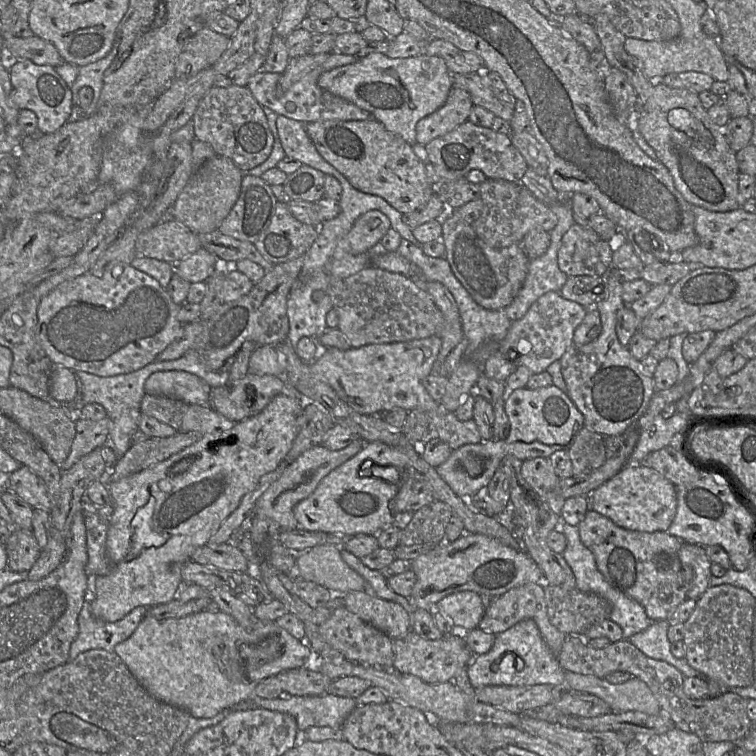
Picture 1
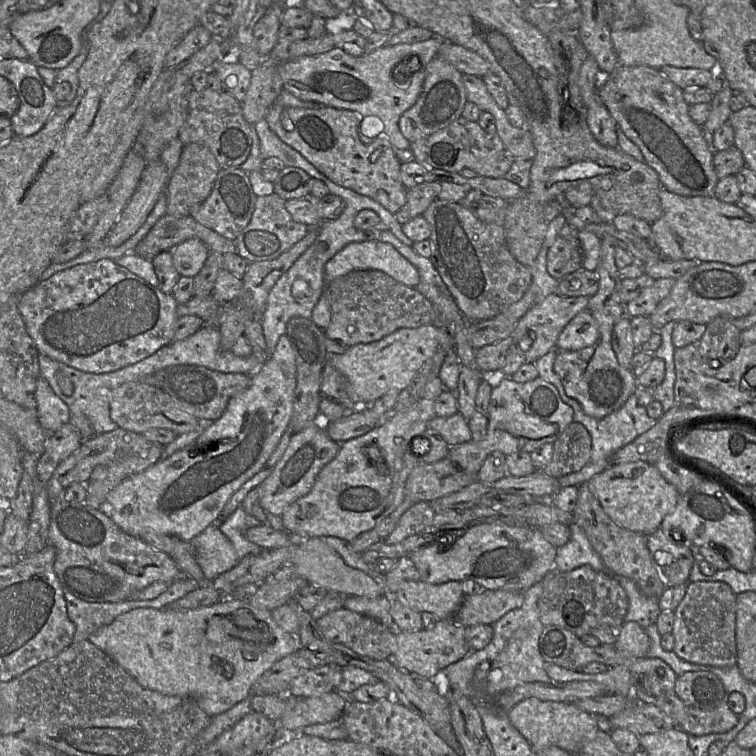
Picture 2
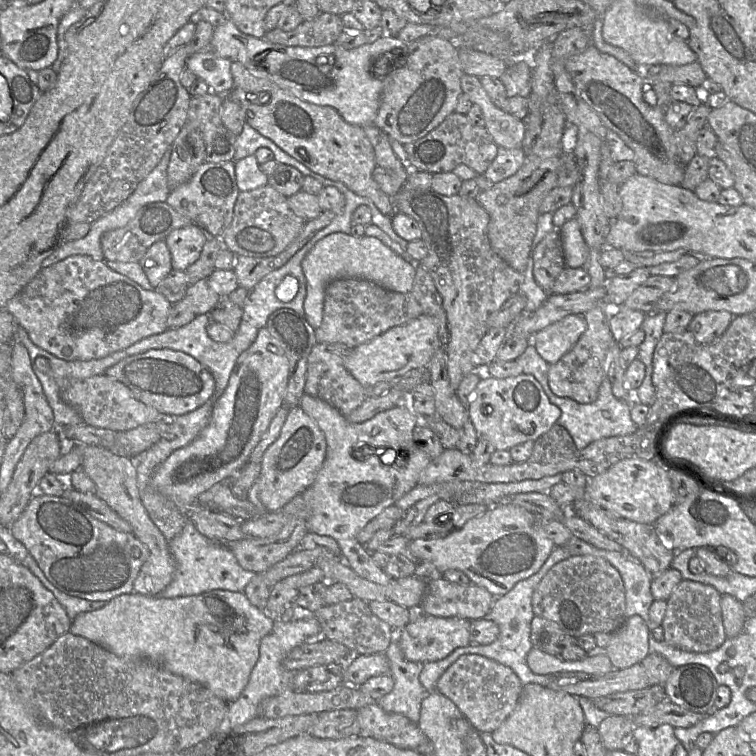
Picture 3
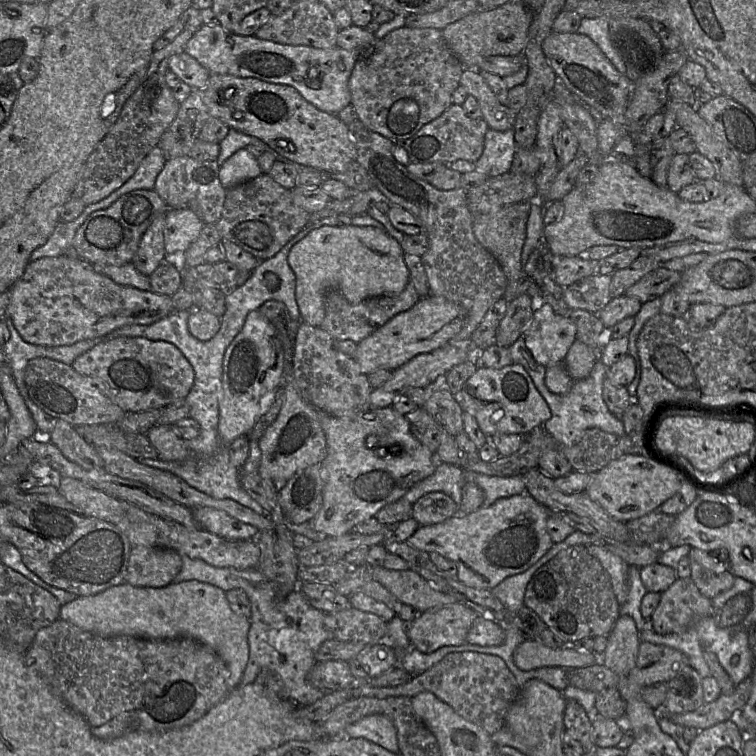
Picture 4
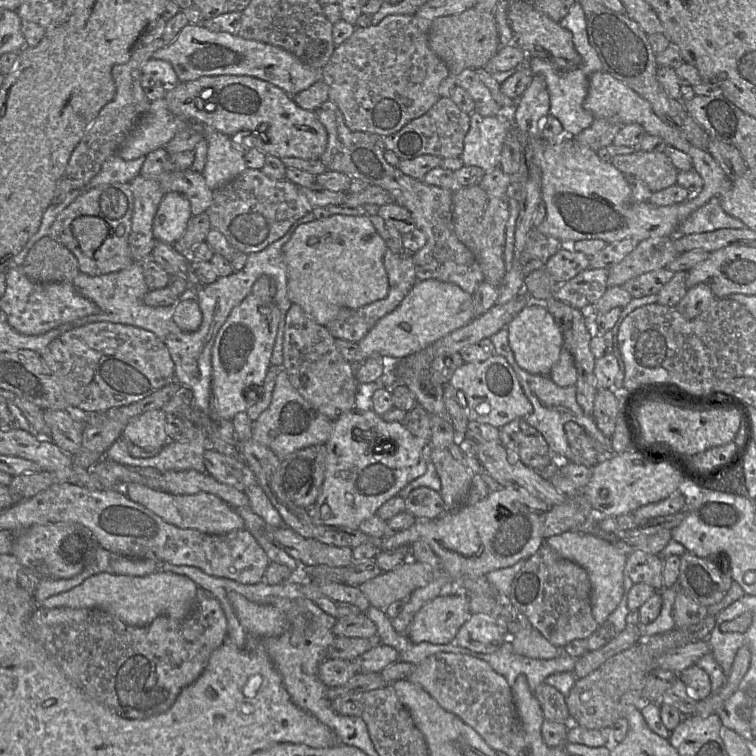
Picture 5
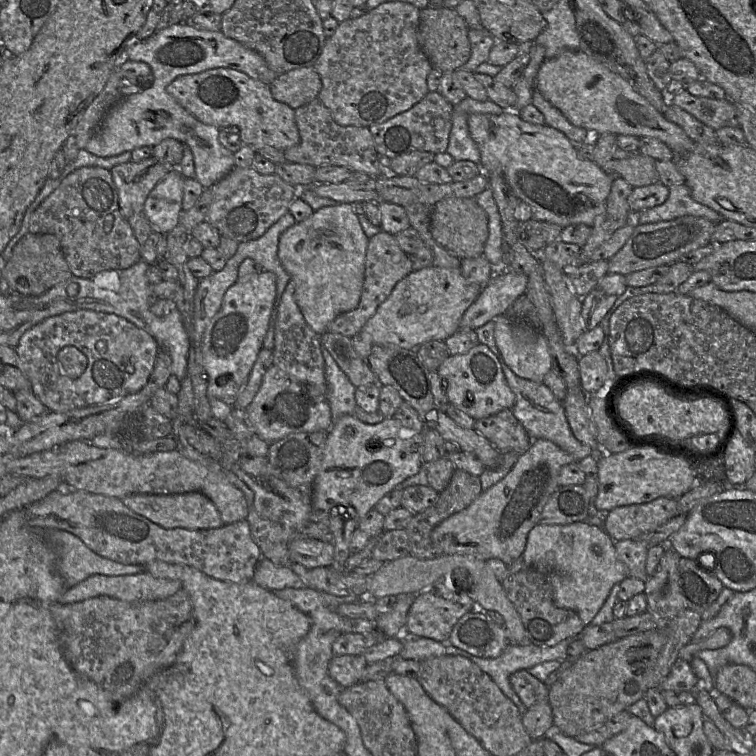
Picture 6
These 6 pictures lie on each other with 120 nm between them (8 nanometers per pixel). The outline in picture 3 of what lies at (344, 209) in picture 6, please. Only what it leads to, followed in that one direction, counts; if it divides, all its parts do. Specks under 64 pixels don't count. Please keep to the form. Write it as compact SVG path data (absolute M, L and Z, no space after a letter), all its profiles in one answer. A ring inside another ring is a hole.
M336 232L319 240L302 261L306 278L305 317L317 329L323 320L325 290L329 282L339 278L363 278L395 292L407 293L413 289L416 268L396 254L381 240L367 236L354 236Z

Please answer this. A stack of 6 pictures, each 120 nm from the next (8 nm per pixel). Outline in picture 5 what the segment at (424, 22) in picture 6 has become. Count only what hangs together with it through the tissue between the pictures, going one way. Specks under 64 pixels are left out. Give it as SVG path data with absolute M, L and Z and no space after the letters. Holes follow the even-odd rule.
M474 8L432 20L428 43L453 76L464 69L483 68L501 47L495 17L491 13L480 12Z

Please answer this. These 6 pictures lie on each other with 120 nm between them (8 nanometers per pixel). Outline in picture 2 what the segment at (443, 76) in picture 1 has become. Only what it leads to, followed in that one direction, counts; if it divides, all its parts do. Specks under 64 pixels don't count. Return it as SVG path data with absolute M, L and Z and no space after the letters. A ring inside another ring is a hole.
M433 35L423 42L384 46L360 56L334 47L322 54L302 56L285 62L279 67L279 73L284 90L303 101L353 111L363 117L379 118L383 123L383 133L391 145L395 149L406 151L410 150L410 142L399 129L399 119L419 97L425 78L424 66L438 54L439 47L444 42L443 38ZM410 56L416 56L421 62L415 72L410 64L412 59L401 67Z

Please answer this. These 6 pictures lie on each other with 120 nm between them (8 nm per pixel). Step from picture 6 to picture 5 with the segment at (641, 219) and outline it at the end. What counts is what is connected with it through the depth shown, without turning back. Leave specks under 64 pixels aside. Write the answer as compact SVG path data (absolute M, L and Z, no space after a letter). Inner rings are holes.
M715 197L685 219L678 226L677 235L685 236L723 228L743 229L747 227L739 219L727 214L721 207L718 197Z

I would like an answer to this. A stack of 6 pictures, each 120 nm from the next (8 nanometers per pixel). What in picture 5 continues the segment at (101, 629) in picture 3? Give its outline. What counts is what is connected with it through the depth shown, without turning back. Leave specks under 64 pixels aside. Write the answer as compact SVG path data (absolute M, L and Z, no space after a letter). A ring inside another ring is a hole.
M156 571L146 576L127 576L101 572L69 591L45 599L38 603L38 607L102 609L130 626L143 627L162 615L185 618L195 605L197 591L198 586L194 581L174 573Z

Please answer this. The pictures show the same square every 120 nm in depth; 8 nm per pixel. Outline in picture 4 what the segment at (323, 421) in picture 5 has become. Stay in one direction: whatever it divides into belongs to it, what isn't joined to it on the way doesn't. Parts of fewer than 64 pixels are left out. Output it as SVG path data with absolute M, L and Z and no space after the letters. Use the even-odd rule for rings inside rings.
M293 383L283 384L284 401L275 421L265 430L258 445L261 451L259 470L277 491L298 471L321 464L327 455L327 439L318 421L317 410L305 401Z

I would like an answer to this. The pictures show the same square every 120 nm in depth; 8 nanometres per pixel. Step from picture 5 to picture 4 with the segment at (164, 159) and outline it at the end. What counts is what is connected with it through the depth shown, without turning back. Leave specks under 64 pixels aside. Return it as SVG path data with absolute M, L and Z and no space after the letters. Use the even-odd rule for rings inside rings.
M188 156L167 159L157 176L154 191L169 208L190 209L204 224L215 225L222 215L227 193L219 180L220 167L216 160L202 162Z

